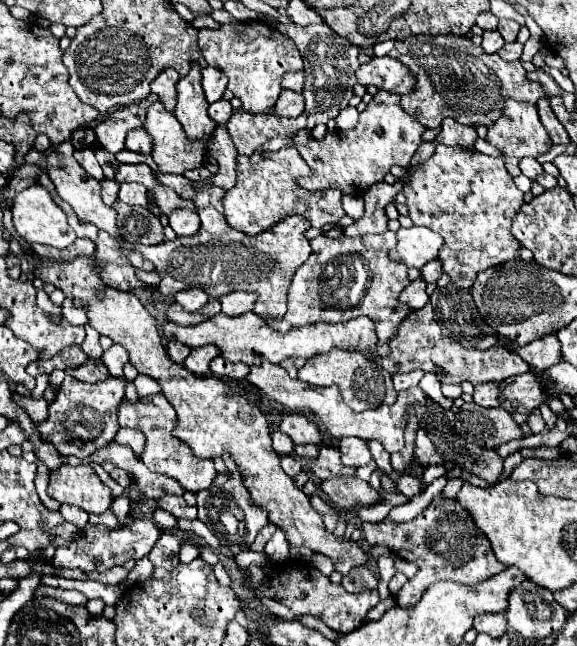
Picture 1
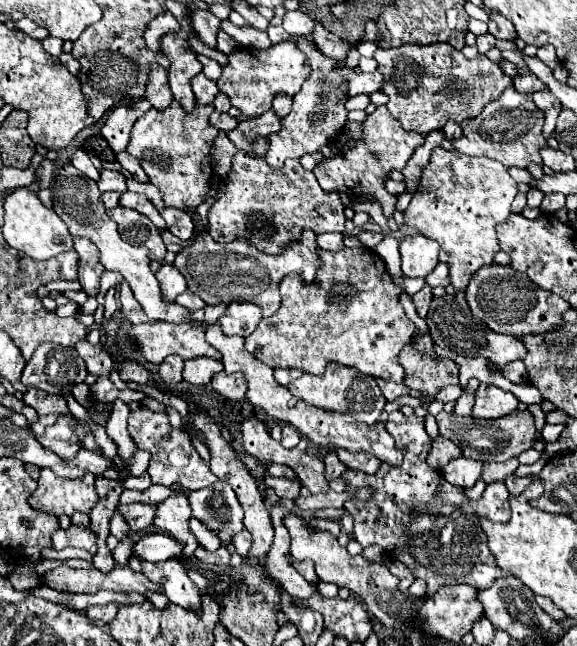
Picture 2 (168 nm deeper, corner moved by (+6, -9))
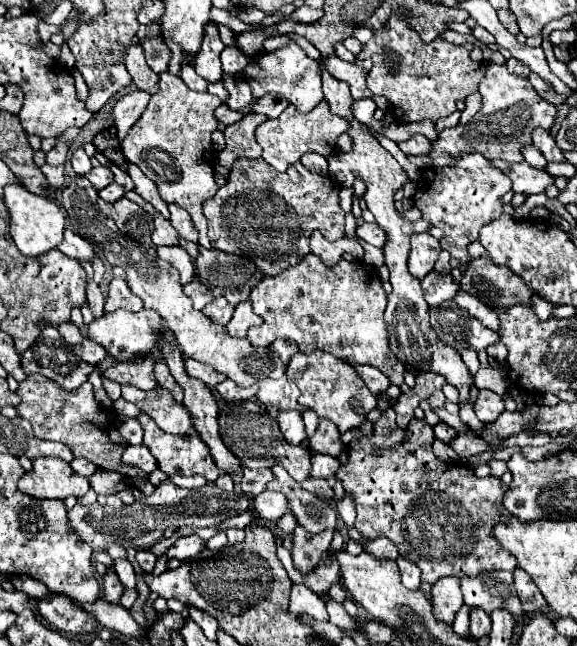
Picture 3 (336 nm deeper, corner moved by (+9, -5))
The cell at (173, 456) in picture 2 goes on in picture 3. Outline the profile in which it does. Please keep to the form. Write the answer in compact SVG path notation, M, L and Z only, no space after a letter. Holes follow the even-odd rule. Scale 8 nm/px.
M145 413L139 415L139 423L141 423L143 431L145 431L143 445L151 451L151 455L159 463L159 469L165 471L167 475L185 475L185 477L203 475L209 483L213 483L217 477L223 475L223 471L213 463L213 457L209 455L209 447L205 447L205 443L197 435L171 435L171 433L165 433Z

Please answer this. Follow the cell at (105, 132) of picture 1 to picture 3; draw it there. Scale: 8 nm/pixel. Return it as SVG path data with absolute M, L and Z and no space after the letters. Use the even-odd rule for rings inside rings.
M133 91L127 93L123 99L117 101L113 115L115 115L115 127L117 127L117 135L119 139L125 139L125 135L129 133L129 129L137 123L137 119L143 115L147 103L149 103L149 93L145 91Z

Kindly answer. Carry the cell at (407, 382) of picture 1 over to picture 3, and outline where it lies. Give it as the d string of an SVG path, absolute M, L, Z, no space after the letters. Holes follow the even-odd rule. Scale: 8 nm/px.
M349 363L349 365L353 365L353 369L365 381L365 385L369 387L369 391L373 391L373 395L377 395L379 391L387 391L389 379L381 371L377 371L375 367L369 367L369 365L357 365L357 363Z

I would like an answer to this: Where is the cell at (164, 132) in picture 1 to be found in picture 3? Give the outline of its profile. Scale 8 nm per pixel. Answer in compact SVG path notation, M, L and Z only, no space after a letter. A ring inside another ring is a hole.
M165 71L159 75L159 91L151 95L143 117L121 141L125 159L135 163L157 185L161 199L165 203L177 203L189 211L199 231L199 245L207 249L212 246L207 237L207 219L201 211L201 205L219 189L215 183L215 151L211 143L211 133L217 129L217 119L213 115L217 105L221 105L221 101L215 95L207 91L191 91L179 77Z

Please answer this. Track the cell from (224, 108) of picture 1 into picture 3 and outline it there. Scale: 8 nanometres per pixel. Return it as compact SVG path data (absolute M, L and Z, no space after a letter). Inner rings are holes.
M223 103L223 105L219 105L219 107L215 109L215 117L217 117L221 123L225 123L225 125L233 125L233 123L241 121L243 111L233 111L233 109L229 109L229 107Z

